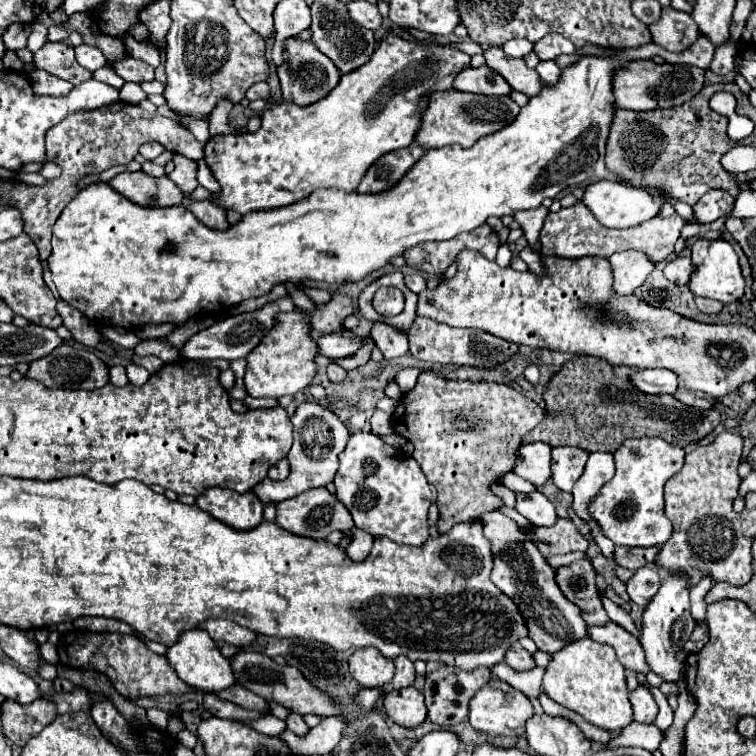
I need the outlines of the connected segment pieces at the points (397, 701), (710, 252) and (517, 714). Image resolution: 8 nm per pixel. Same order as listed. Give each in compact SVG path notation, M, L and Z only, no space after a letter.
M414 685L404 689L392 689L384 699L386 715L402 727L418 727L426 719L424 695Z
M698 239L692 245L692 261L694 273L690 279L690 289L694 295L718 299L722 303L738 301L744 295L744 277L740 271L738 255L726 239Z
M492 679L488 685L482 687L482 691L478 691L474 695L474 701L470 701L468 721L474 729L478 729L482 733L488 733L488 735L522 737L526 733L526 721L532 715L534 715L534 707L524 693L516 691L514 687L510 687L508 683L504 683L500 679Z

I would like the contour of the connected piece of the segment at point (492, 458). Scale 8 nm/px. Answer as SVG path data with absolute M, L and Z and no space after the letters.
M422 371L412 391L404 393L392 415L392 427L408 443L414 445L412 457L422 467L428 483L438 491L438 531L446 533L452 525L478 519L486 511L502 509L504 503L496 497L490 487L500 483L506 473L514 471L518 449L528 431L532 431L546 417L546 409L538 407L532 399L518 393L514 387L490 381L446 381L434 371Z

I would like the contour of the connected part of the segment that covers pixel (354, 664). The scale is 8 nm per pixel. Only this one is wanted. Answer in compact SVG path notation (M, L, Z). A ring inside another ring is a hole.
M364 647L348 657L350 673L360 687L382 687L394 677L394 663L378 649Z

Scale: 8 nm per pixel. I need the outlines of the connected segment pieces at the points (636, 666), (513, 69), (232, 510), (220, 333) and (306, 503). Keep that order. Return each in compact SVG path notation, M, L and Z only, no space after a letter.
M610 621L608 625L602 625L602 627L588 625L588 637L598 641L598 643L608 643L610 647L614 647L620 663L626 669L640 671L640 673L650 671L648 665L646 665L646 657L642 653L640 641L636 637L632 637L626 629L616 625L614 621Z
M502 47L488 49L484 53L484 57L486 57L486 65L492 67L494 71L498 71L514 91L520 91L524 95L538 95L542 91L544 83L540 81L538 71L526 67L526 63L522 59L508 57L502 51Z
M214 487L202 493L196 505L232 529L254 529L262 523L262 503L254 491L234 493Z
M284 297L284 299L278 299L274 303L268 303L264 305L262 309L254 311L254 313L242 313L242 315L232 315L224 321L218 321L214 323L212 327L206 327L202 331L198 331L196 335L192 335L180 349L180 355L186 357L186 359L196 359L196 361L212 361L212 359L228 359L228 361L234 361L234 359L240 359L240 357L246 357L262 339L262 335L274 327L274 317L276 313L282 313L282 311L292 311L296 309L296 305L292 303L290 297Z
M324 487L310 489L310 491L304 491L302 495L280 501L276 505L276 523L294 535L302 535L302 537L310 537L310 539L326 539L332 531L352 535L352 529L354 529L350 511L338 501L336 495L332 495Z

